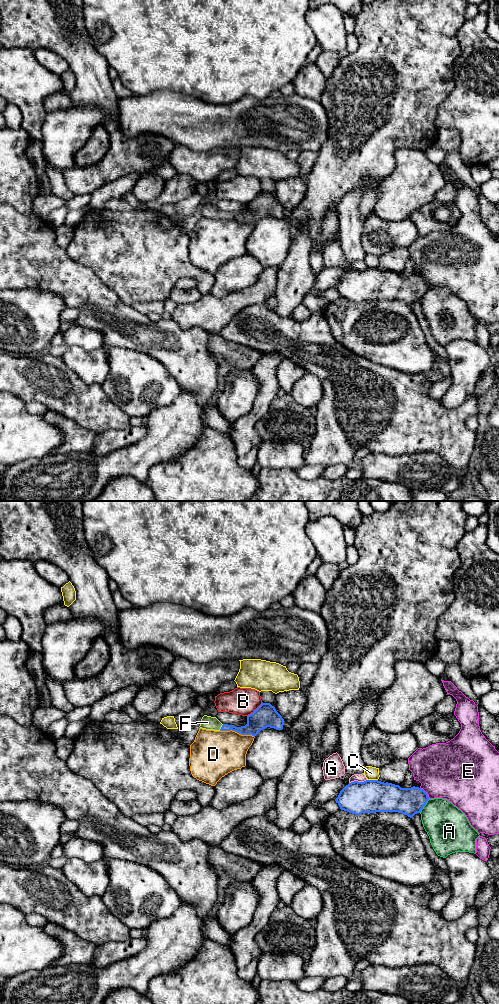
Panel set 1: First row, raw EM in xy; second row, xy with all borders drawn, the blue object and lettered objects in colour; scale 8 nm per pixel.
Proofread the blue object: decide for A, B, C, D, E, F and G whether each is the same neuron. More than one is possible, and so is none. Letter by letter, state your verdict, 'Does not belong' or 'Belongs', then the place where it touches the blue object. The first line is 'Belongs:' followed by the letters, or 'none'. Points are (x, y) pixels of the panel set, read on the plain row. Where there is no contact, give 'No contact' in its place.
Belongs: F
A: Does not belong. Touches blue at xy (424, 293)
B: Does not belong. Touches blue at xy (254, 198)
C: Does not belong. Touches blue at xy (372, 268)
D: Does not belong. Touches blue at xy (237, 220)
E: Does not belong. Touches blue at xy (426, 281)
F: Belongs. Touches blue at xy (221, 215)
G: Does not belong. Touches blue at xy (357, 269)

